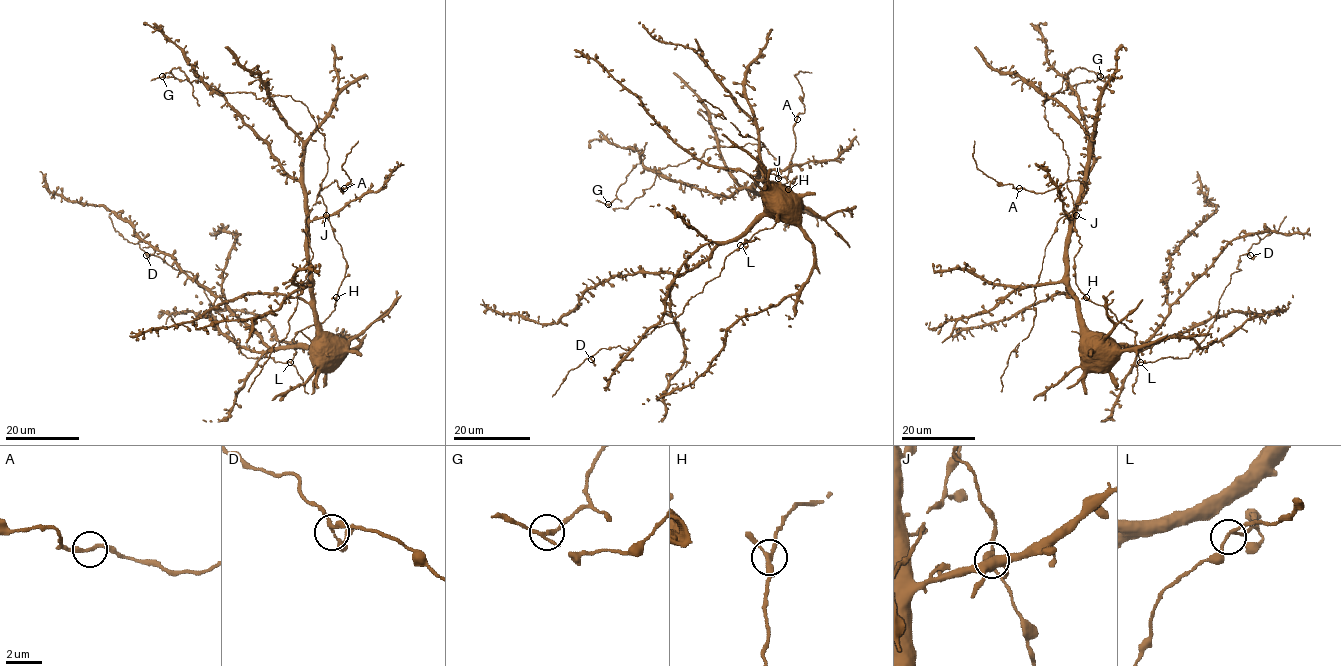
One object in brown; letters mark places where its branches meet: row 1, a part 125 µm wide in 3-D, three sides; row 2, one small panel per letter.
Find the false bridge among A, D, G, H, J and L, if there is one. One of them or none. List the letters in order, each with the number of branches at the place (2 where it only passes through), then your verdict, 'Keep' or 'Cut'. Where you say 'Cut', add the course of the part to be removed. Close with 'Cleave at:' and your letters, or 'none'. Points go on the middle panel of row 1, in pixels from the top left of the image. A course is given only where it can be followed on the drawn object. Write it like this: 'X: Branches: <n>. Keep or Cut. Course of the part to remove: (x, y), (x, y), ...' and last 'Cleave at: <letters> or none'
A: Branches: 2. Keep
D: Branches: 3. Keep
G: Branches: 3. Cut. Course of the part to remove: (607, 204), (616, 197), (616, 191), (633, 167), (640, 163), (639, 155), (647, 142)
H: Branches: 3. Keep
J: Branches: 3. Keep
L: Branches: 3. Keep
Cleave at: G

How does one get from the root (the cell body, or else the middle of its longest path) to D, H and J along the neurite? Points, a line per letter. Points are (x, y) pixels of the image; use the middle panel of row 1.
D: (769, 191), (720, 146), (763, 145), (771, 174), (798, 176), (787, 212), (672, 322), (591, 360)
H: (769, 191), (759, 169), (742, 187), (719, 147), (763, 145), (771, 174), (799, 177), (788, 189)
J: (769, 191), (759, 169), (754, 190), (742, 187), (719, 147), (763, 145), (781, 169), (770, 172), (778, 178)

